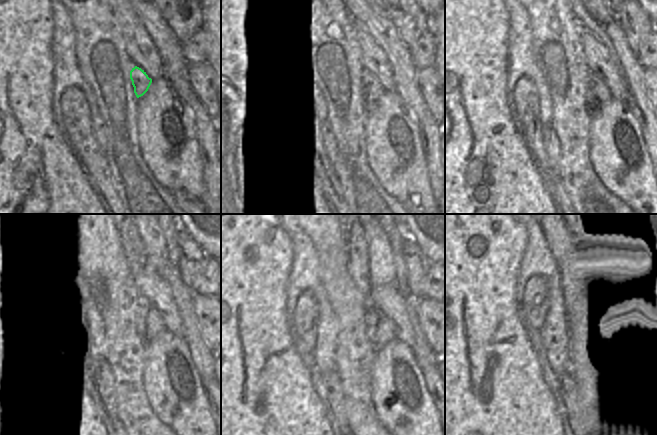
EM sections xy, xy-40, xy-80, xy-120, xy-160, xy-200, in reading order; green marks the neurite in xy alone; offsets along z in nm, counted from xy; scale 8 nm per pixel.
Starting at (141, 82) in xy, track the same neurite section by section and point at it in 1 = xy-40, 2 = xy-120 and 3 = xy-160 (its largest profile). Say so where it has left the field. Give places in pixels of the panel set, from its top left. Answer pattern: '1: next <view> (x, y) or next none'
1: next xy-40 (371, 89)
2: next xy-120 (149, 323)
3: next xy-160 (373, 316)

